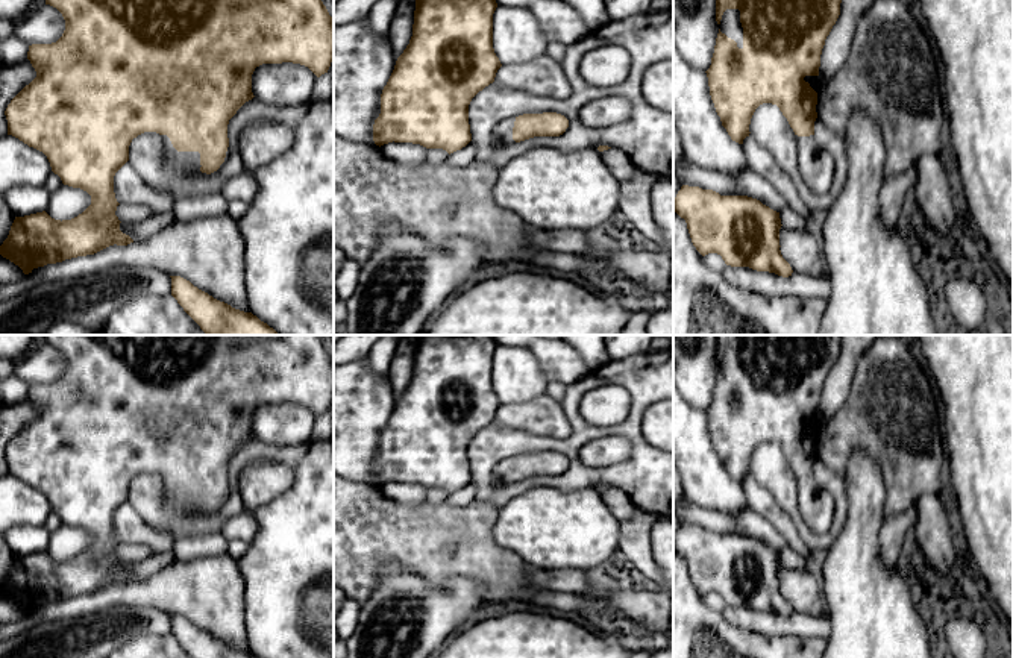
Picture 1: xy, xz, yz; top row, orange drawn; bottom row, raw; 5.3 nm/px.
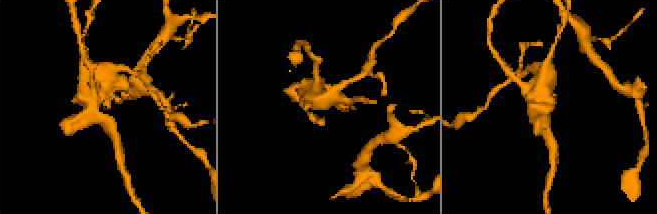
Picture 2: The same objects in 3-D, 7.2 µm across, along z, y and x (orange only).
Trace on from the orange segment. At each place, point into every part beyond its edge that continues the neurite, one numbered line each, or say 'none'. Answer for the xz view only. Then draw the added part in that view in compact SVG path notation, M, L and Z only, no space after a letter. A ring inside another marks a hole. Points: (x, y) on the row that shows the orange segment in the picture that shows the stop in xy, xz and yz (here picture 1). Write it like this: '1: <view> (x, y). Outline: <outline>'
1: xz (504, 129). Outline: M510 117L496 124L494 139L497 144L502 144L502 146L516 144L516 141L513 139L514 121L516 121L516 117Z

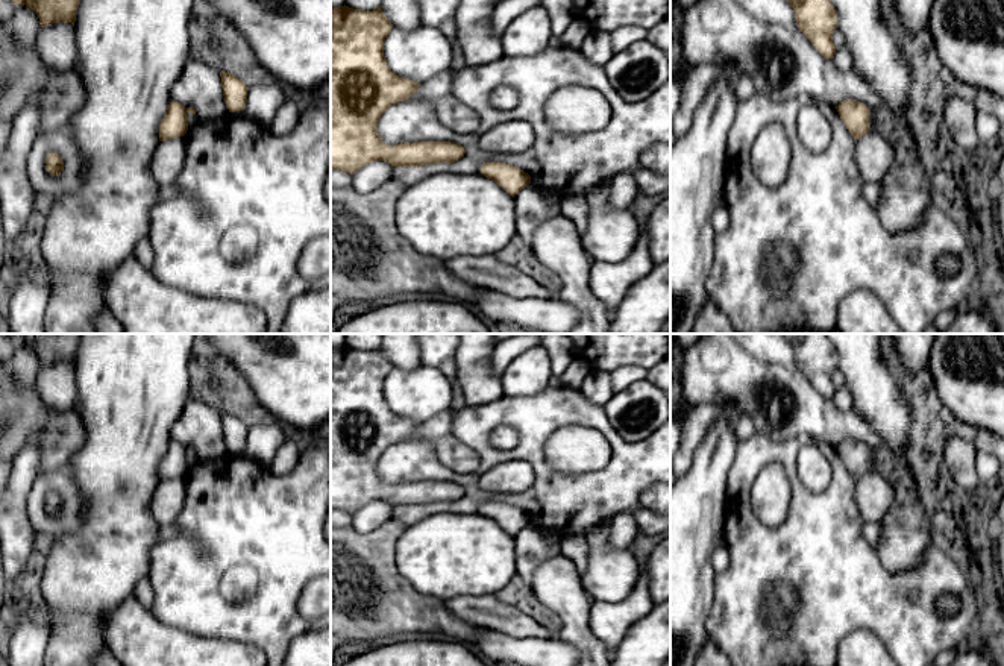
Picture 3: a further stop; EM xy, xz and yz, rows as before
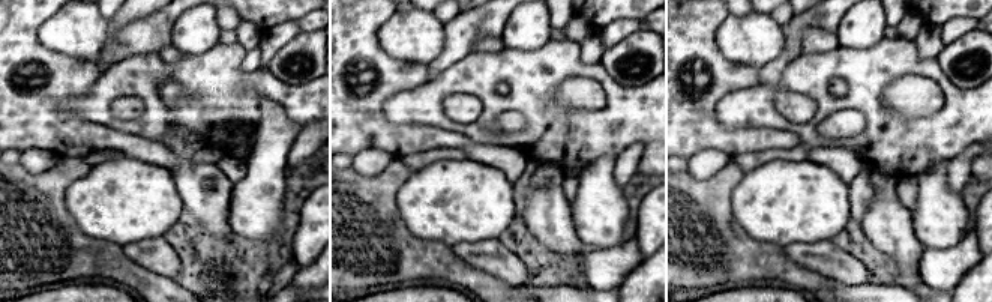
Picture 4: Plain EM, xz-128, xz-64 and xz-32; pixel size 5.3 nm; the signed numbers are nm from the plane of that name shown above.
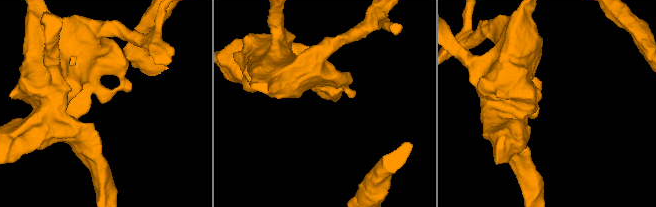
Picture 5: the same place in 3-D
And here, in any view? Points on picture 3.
none

